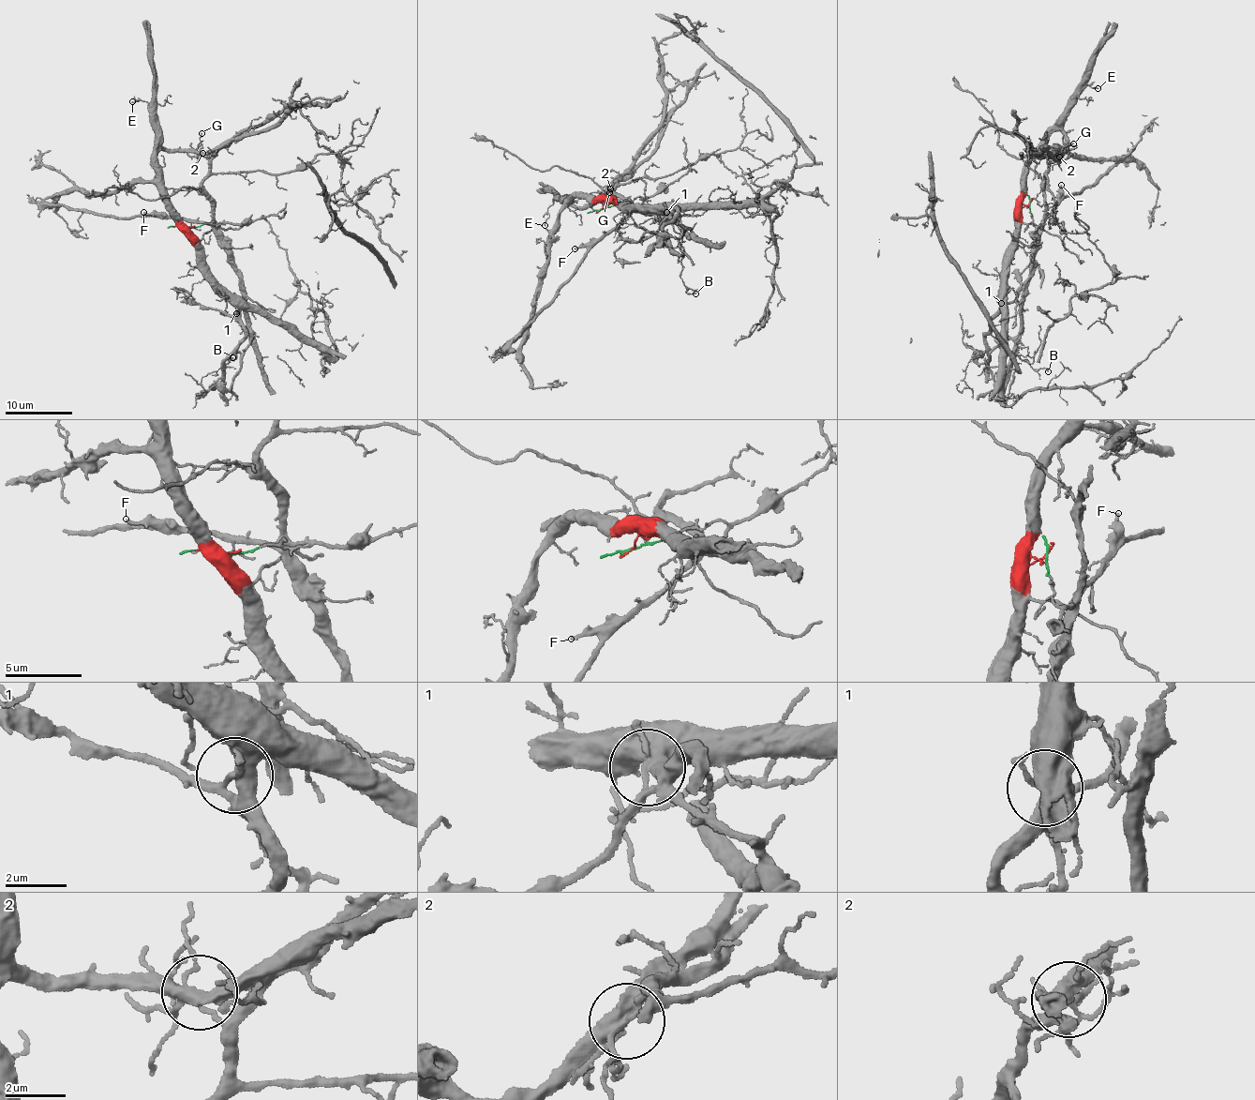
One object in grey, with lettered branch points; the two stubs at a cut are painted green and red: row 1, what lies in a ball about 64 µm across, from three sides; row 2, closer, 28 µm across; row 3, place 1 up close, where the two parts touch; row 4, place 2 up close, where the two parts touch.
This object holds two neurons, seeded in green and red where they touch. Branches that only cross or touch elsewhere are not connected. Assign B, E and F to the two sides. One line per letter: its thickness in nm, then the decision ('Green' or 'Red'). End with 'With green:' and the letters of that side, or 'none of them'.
B: Thickness 120 nm. Red
E: Thickness 120 nm. Red
F: Thickness 190 nm. Green
With green: F

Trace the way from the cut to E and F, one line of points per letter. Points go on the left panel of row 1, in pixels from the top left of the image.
E: (179, 226), (185, 232), (186, 226), (167, 192), (158, 168), (155, 128), (148, 103), (131, 101)
F: (179, 226), (225, 222), (208, 224), (143, 212)

